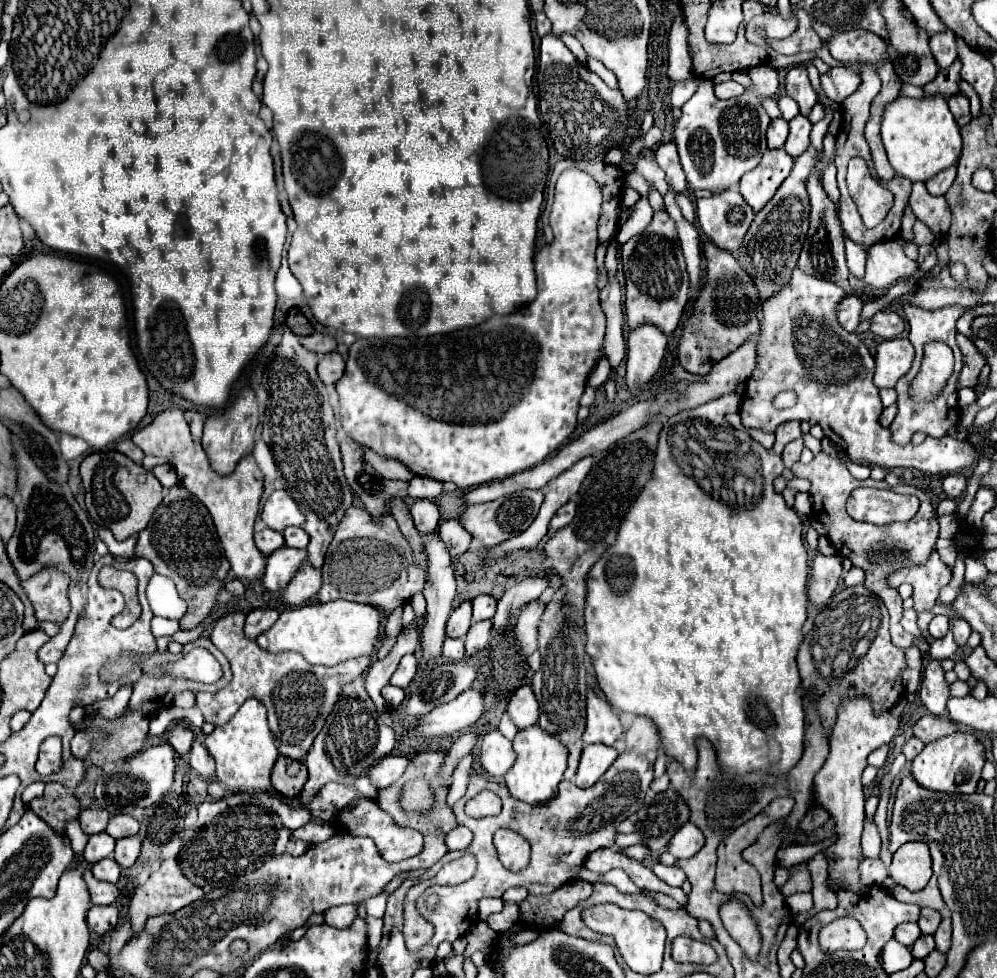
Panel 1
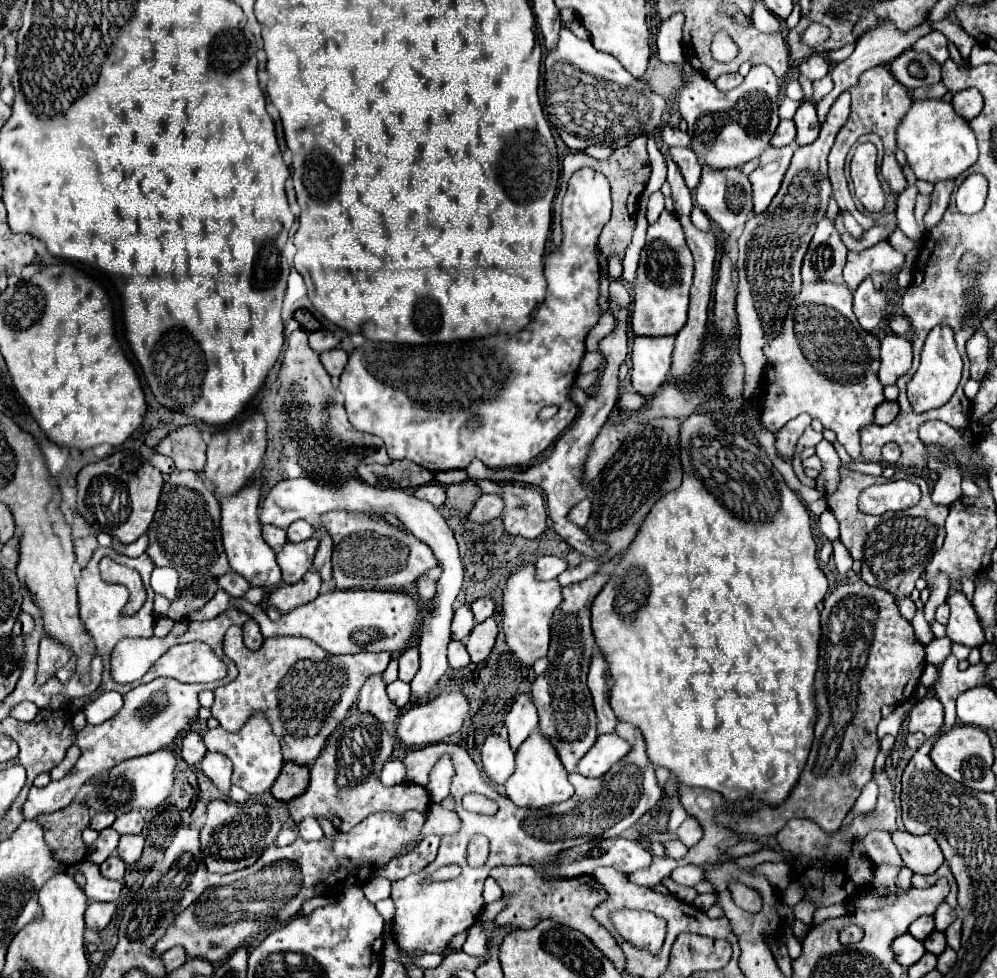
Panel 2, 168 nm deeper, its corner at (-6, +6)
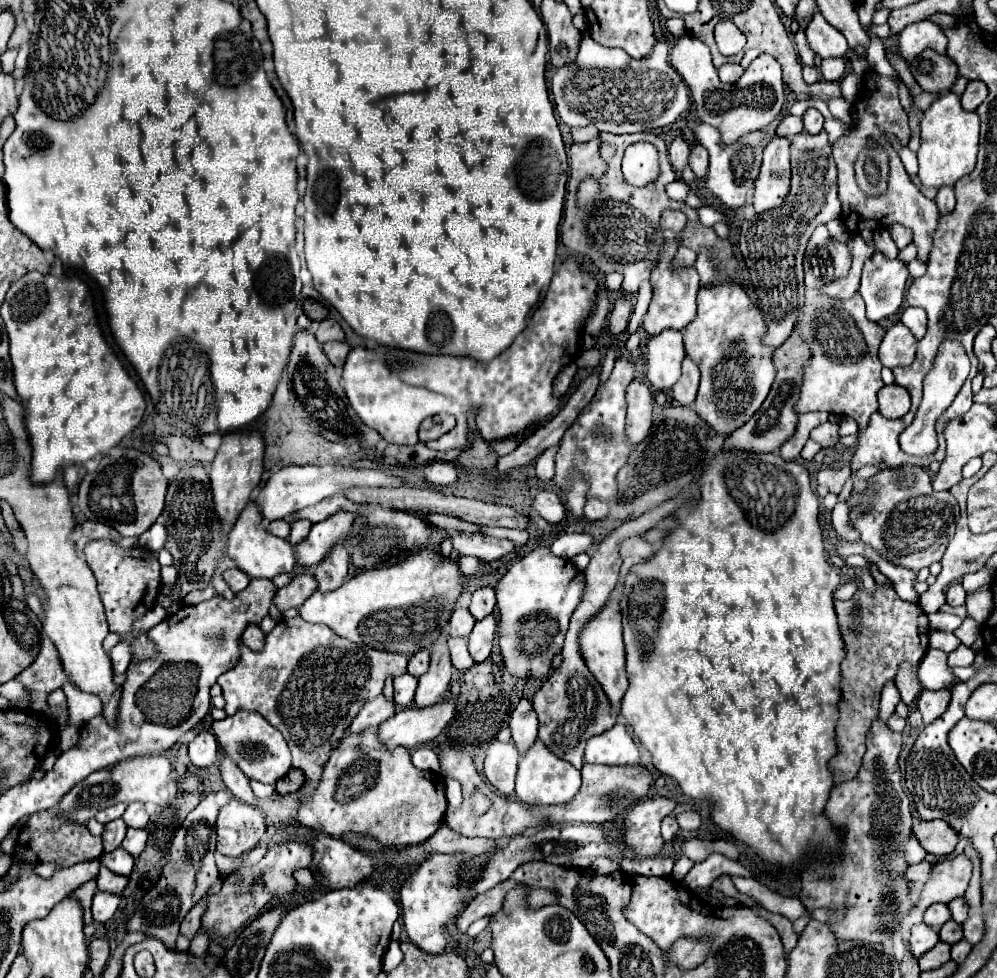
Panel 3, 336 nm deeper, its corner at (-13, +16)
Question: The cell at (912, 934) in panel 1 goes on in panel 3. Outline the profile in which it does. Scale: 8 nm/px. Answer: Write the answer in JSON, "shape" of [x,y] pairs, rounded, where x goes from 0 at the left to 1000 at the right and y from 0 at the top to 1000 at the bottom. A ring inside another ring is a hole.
{"shape":[[[935,924],[931,930],[929,930],[929,935],[927,935],[927,943],[931,945],[931,947],[935,947],[937,951],[941,951],[947,943],[951,943],[955,939],[955,935],[953,935],[953,928],[951,928],[951,924]]]}

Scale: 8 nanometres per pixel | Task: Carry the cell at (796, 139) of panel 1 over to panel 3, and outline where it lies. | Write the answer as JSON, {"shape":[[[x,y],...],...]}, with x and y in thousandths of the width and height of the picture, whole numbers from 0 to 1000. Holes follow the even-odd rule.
{"shape":[[[810,110],[804,119],[806,123],[806,133],[812,135],[812,137],[820,137],[824,133],[824,127],[826,127],[826,121],[824,117],[818,112],[818,110]]]}

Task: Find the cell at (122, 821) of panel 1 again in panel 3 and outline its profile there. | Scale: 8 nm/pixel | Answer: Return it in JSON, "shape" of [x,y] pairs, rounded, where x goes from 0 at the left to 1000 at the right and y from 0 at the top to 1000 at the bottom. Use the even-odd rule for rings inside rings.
{"shape":[[[130,820],[124,834],[122,834],[122,838],[130,847],[144,847],[148,843],[148,830],[144,828],[142,820]]]}

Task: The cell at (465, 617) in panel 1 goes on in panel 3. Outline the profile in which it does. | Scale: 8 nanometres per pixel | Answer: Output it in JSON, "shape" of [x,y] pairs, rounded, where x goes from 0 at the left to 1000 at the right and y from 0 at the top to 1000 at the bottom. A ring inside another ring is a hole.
{"shape":[[[457,622],[451,632],[451,650],[467,652],[475,642],[475,630],[469,626],[469,622]]]}

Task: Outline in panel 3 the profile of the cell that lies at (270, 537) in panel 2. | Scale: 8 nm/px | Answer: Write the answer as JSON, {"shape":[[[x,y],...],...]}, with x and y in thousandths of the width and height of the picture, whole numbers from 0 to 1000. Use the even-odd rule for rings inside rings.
{"shape":[[[275,532],[275,534],[269,534],[267,536],[267,542],[279,550],[289,550],[291,546],[291,536],[289,532]]]}

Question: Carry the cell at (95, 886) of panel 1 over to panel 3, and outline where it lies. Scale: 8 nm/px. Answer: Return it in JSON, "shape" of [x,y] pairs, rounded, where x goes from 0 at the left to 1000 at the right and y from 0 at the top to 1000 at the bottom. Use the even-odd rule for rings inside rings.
{"shape":[[[100,885],[100,894],[98,894],[96,902],[98,902],[98,910],[112,912],[112,914],[122,914],[124,906],[128,904],[128,898],[126,896],[120,896],[120,894],[114,894],[108,888]]]}

